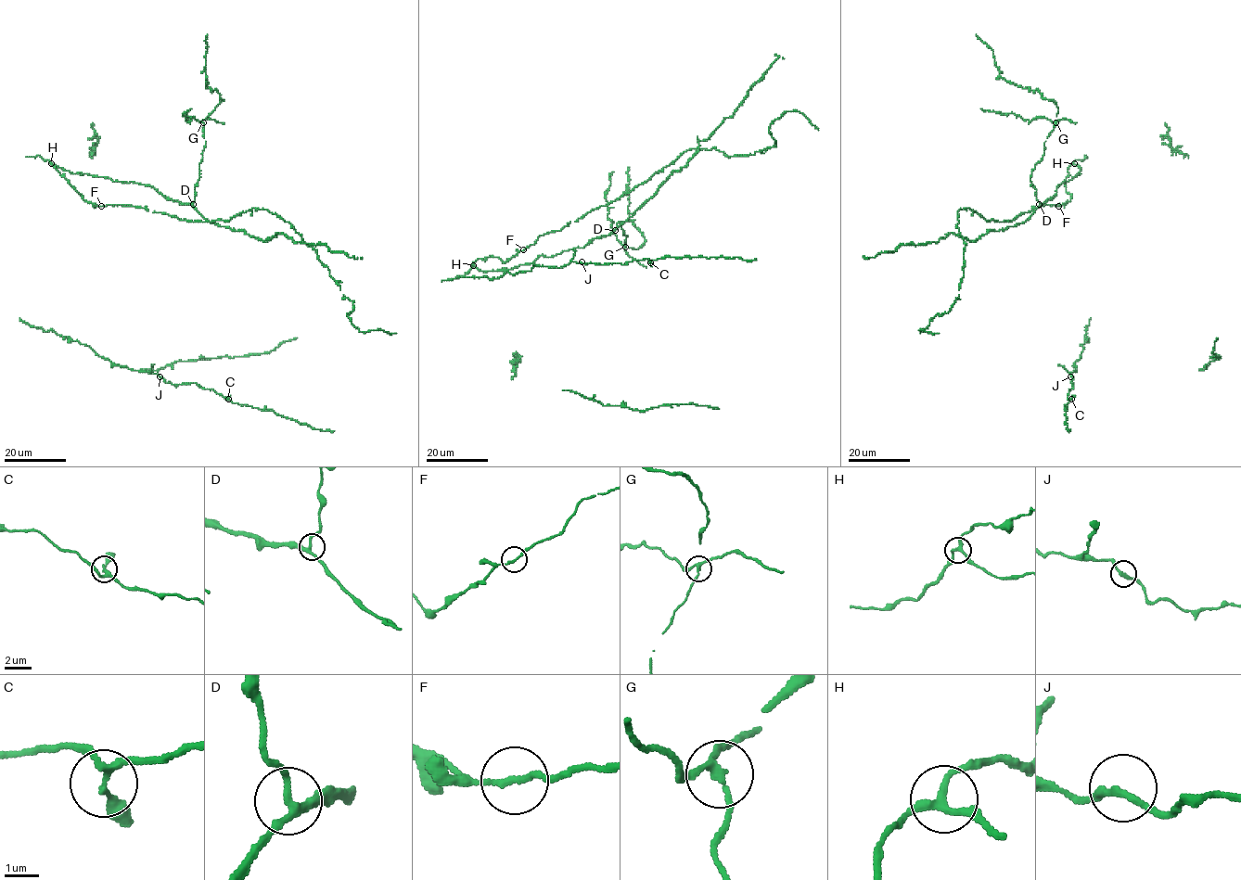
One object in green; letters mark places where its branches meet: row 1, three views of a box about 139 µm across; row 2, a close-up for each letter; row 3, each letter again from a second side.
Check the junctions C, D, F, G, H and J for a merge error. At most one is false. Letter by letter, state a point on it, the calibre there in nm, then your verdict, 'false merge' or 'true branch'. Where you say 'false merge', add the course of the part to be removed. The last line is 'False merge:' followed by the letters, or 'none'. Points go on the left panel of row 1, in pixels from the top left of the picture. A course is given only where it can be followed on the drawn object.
C: (228, 399) | 200 nm | true branch
D: (193, 204) | 200 nm | true branch
F: (101, 206) | 180 nm | true branch
G: (203, 122) | 190 nm | false merge | (203, 122), (192, 117), (189, 121), (185, 120), (186, 116), (183, 113), (190, 108)
H: (51, 163) | 200 nm | true branch
J: (159, 376) | 220 nm | true branch
False merge: G

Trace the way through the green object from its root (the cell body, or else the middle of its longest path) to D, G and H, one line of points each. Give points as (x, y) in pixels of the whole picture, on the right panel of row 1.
D: (1065, 208), (1070, 198), (1065, 180), (1074, 164), (1080, 173), (1039, 204)
G: (1065, 208), (1070, 198), (1068, 168), (1080, 166), (1044, 203), (1030, 181), (1056, 122)
H: (1065, 208), (1070, 198), (1065, 180), (1068, 168), (1074, 163)

